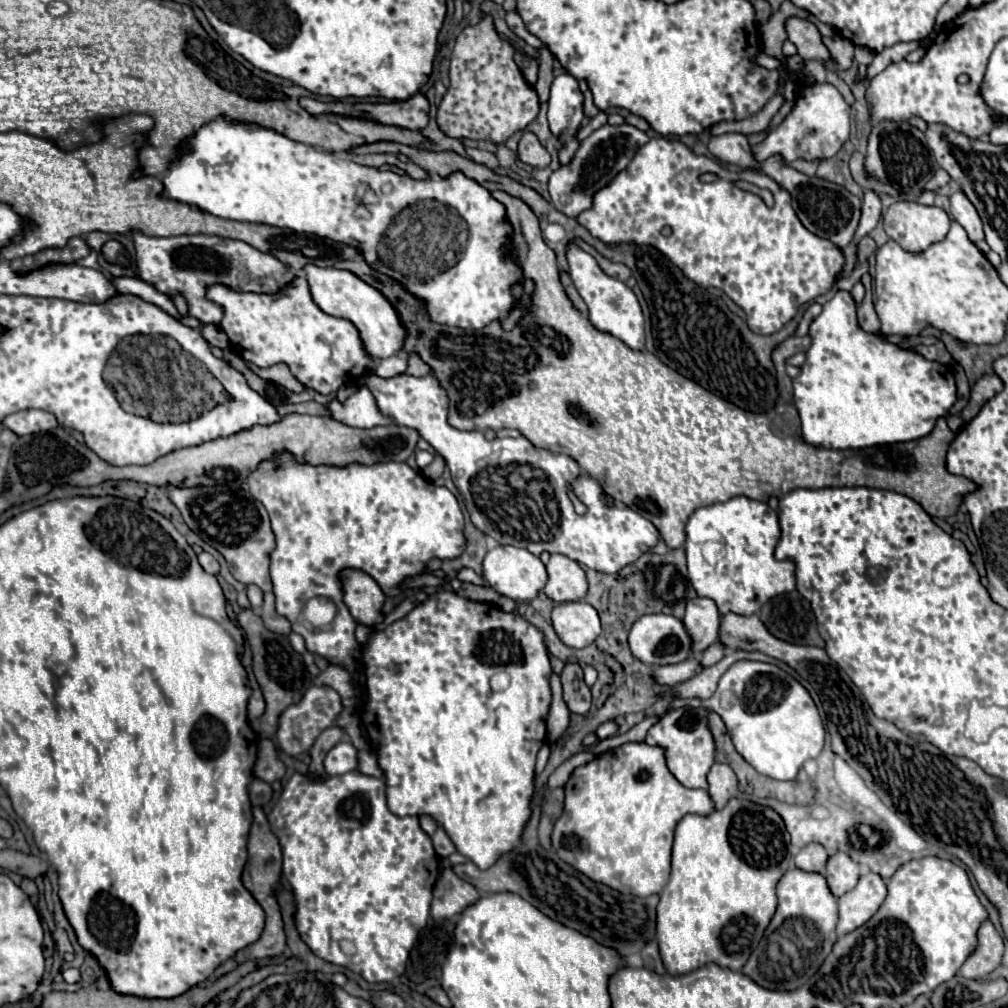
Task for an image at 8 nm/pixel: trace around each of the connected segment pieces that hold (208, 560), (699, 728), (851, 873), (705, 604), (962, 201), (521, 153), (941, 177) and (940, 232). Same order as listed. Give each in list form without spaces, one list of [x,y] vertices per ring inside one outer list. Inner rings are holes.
[[[202,551],[202,553],[198,555],[198,561],[200,561],[200,565],[204,567],[204,571],[208,571],[208,573],[212,573],[212,575],[216,575],[218,569],[220,569],[218,561],[216,561],[210,553],[206,553],[206,551]]]
[[[706,707],[670,709],[664,717],[658,719],[656,725],[650,727],[646,735],[648,745],[658,745],[666,749],[668,769],[684,787],[692,787],[692,789],[708,787],[706,775],[708,775],[708,769],[716,763],[716,745],[714,745],[712,731],[708,729],[708,715],[710,711]]]
[[[838,851],[838,853],[828,857],[824,877],[828,881],[830,891],[836,897],[840,897],[840,895],[848,893],[850,889],[854,889],[858,877],[860,877],[860,869],[858,869],[858,863],[854,863],[850,859],[850,855]]]
[[[696,597],[688,601],[682,623],[684,629],[688,629],[688,635],[692,637],[692,655],[702,653],[718,637],[720,613],[716,609],[716,603],[706,597]]]
[[[956,191],[956,193],[950,197],[950,213],[952,213],[954,221],[958,221],[958,223],[966,229],[970,241],[976,243],[976,241],[984,239],[982,221],[980,221],[980,217],[978,217],[974,205],[968,201],[968,197],[964,197],[962,191]]]
[[[530,131],[522,133],[520,145],[518,145],[518,157],[530,167],[548,167],[550,165],[550,153],[540,145],[538,137]]]
[[[938,169],[938,171],[936,171],[936,175],[932,177],[932,181],[924,187],[924,191],[934,191],[934,193],[936,193],[936,191],[938,191],[940,187],[944,187],[948,181],[950,181],[948,173],[944,173],[944,169]]]
[[[898,201],[884,213],[884,229],[904,251],[922,253],[948,233],[948,215],[940,207]]]

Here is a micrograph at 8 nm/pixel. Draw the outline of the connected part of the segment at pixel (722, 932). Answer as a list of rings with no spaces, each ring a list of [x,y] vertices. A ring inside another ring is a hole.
[[[738,797],[730,799],[722,811],[712,811],[706,817],[686,815],[676,825],[672,873],[668,885],[660,893],[656,919],[660,955],[670,975],[684,975],[706,963],[716,963],[734,971],[744,967],[776,911],[776,883],[788,867],[784,837],[786,827],[776,811]]]

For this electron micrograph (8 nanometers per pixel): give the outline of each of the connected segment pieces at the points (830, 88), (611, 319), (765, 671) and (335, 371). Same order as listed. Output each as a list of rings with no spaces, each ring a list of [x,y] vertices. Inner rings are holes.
[[[796,83],[796,103],[792,111],[784,117],[784,121],[768,131],[764,141],[752,145],[752,155],[758,163],[764,163],[772,155],[782,155],[786,163],[796,159],[830,159],[834,157],[848,139],[850,133],[850,105],[838,93],[838,89],[830,83]]]
[[[568,243],[566,259],[568,259],[568,265],[570,265],[572,283],[578,289],[580,297],[584,299],[584,303],[588,305],[590,323],[598,331],[614,335],[616,339],[626,343],[630,349],[644,351],[644,317],[642,317],[642,309],[640,309],[640,303],[636,295],[634,295],[634,291],[626,283],[622,283],[620,279],[608,277],[600,269],[596,259],[590,253],[584,253],[574,243]]]
[[[738,661],[720,679],[716,693],[706,701],[706,707],[716,711],[732,737],[736,751],[760,773],[778,781],[796,779],[800,767],[808,759],[816,759],[824,747],[824,725],[808,691],[776,665],[760,661]]]
[[[296,277],[294,283],[278,295],[238,293],[224,285],[212,285],[208,287],[208,299],[224,307],[220,327],[242,359],[258,367],[286,363],[304,387],[316,389],[322,395],[330,395],[340,385],[360,379],[368,367],[376,365],[376,361],[366,355],[356,327],[350,321],[338,321],[338,317],[324,313],[312,301],[304,277]]]

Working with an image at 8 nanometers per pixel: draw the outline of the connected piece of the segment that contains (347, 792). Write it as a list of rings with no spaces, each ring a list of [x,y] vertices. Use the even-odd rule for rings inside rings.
[[[356,769],[356,771],[344,773],[340,777],[328,777],[320,783],[312,781],[304,773],[294,773],[290,777],[290,781],[286,783],[286,787],[280,795],[280,801],[274,805],[272,813],[268,815],[268,821],[270,821],[270,827],[276,833],[276,837],[280,841],[280,847],[282,847],[282,873],[294,889],[294,897],[296,897],[296,905],[298,905],[296,927],[298,927],[298,933],[304,939],[304,943],[320,959],[324,959],[328,963],[334,963],[334,965],[348,967],[350,971],[364,977],[368,983],[390,983],[392,979],[400,977],[404,973],[408,953],[410,953],[412,945],[418,939],[418,933],[426,927],[426,921],[428,921],[428,915],[430,915],[432,887],[434,887],[434,881],[438,879],[438,873],[440,873],[440,857],[436,855],[436,851],[432,847],[432,839],[422,831],[418,817],[416,815],[398,817],[398,815],[390,813],[390,809],[386,805],[386,783],[378,777],[364,775]]]

